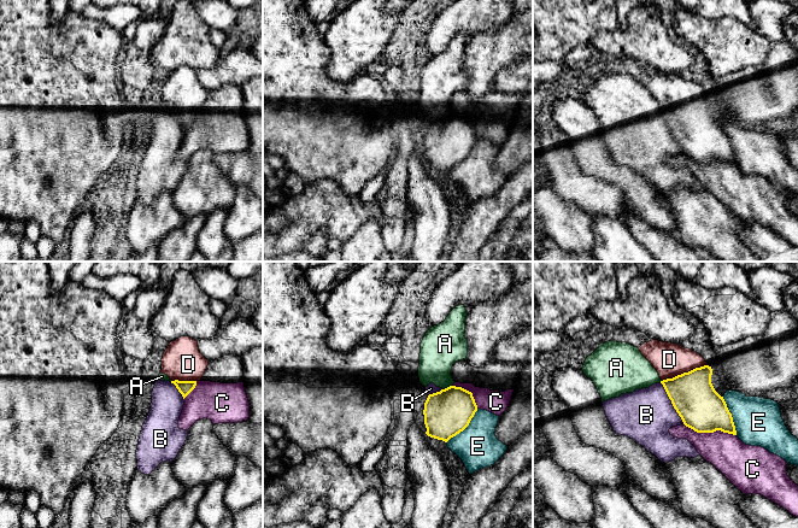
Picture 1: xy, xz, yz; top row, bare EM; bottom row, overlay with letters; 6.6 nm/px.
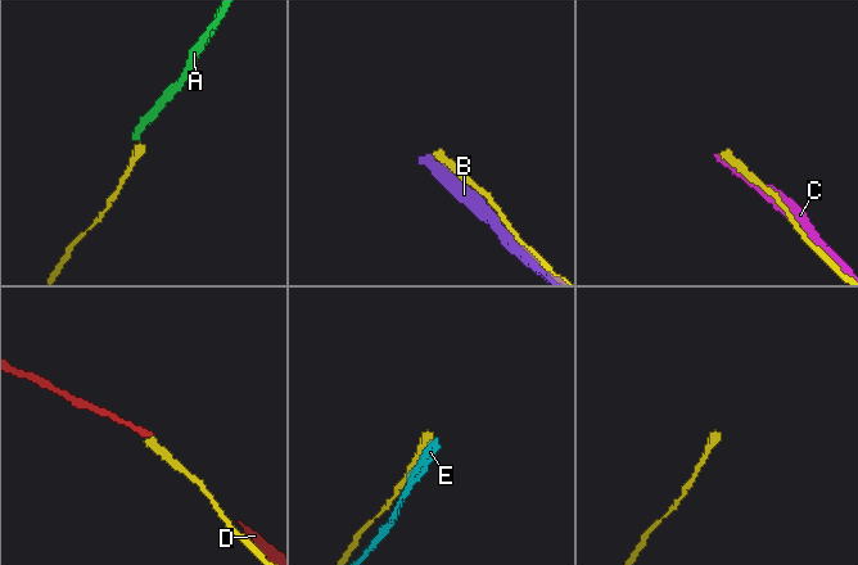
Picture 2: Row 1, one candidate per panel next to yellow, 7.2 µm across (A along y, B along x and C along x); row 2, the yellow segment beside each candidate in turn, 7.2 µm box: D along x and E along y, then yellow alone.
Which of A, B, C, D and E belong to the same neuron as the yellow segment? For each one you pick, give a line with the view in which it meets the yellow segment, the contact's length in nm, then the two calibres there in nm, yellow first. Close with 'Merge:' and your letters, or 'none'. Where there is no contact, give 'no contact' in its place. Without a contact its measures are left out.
D: yz | 320 nm | 300/220 nm
Merge: D

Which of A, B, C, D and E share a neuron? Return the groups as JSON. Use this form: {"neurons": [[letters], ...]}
{"neurons": [["A", "B"], ["C"], ["D"], ["E"]]}

